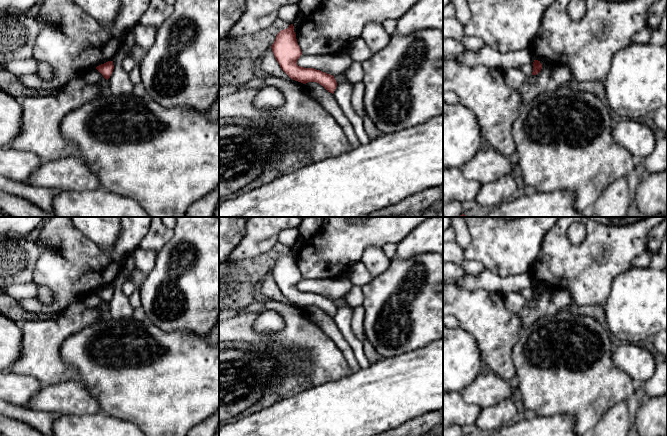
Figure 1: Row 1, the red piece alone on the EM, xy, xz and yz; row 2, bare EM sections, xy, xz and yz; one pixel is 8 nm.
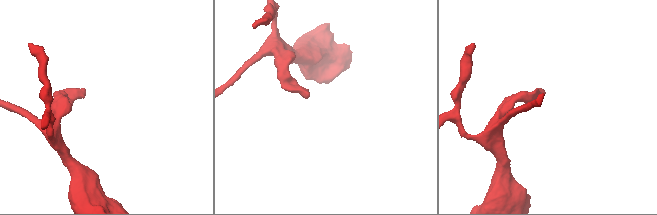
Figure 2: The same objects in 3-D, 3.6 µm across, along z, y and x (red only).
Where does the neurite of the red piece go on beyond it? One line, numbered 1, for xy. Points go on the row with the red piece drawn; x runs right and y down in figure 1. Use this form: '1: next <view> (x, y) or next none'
1: next none

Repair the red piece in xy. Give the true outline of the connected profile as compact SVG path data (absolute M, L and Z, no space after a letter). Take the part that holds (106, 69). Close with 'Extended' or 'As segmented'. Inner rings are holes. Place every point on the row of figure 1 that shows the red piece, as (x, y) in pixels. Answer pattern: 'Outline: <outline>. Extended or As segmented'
Outline: M108 61L104 64L101 64L97 66L96 69L103 75L105 79L108 80L114 69L113 61Z. As segmented

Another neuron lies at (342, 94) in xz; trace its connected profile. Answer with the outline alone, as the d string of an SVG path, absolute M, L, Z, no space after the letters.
M348 80L345 82L337 82L337 87L333 93L334 98L339 106L353 125L356 136L361 144L367 144L371 140L367 136L364 127L363 119L356 113L351 104L351 95L353 92L353 84Z

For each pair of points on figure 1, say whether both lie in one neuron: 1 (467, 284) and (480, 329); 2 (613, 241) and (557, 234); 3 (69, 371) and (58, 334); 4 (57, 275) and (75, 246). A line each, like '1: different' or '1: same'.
1: different
2: same
3: same
4: same

